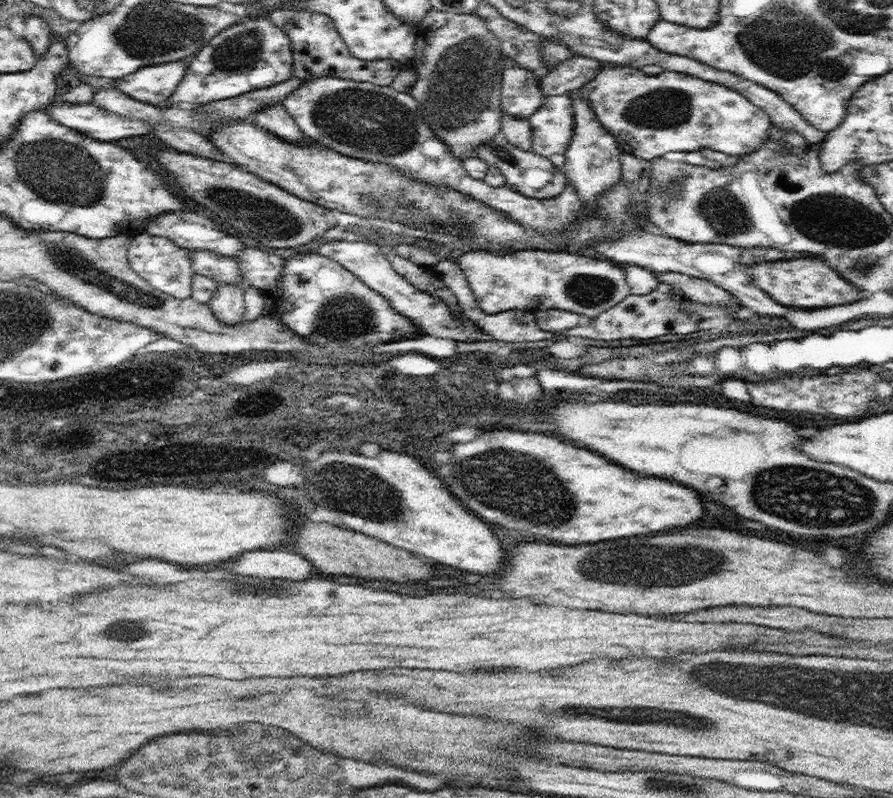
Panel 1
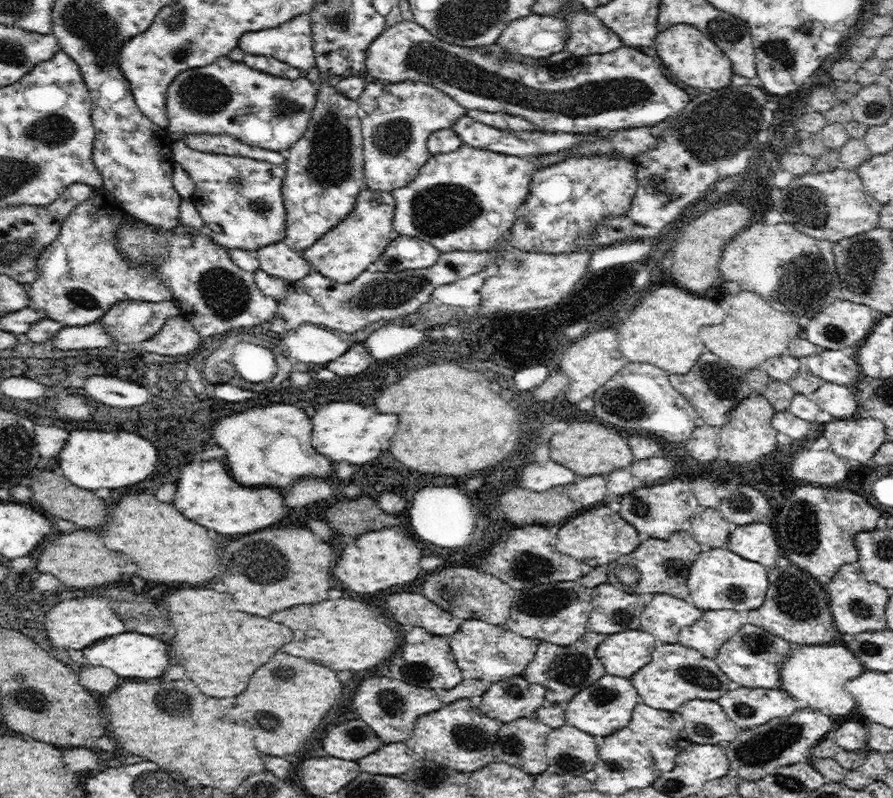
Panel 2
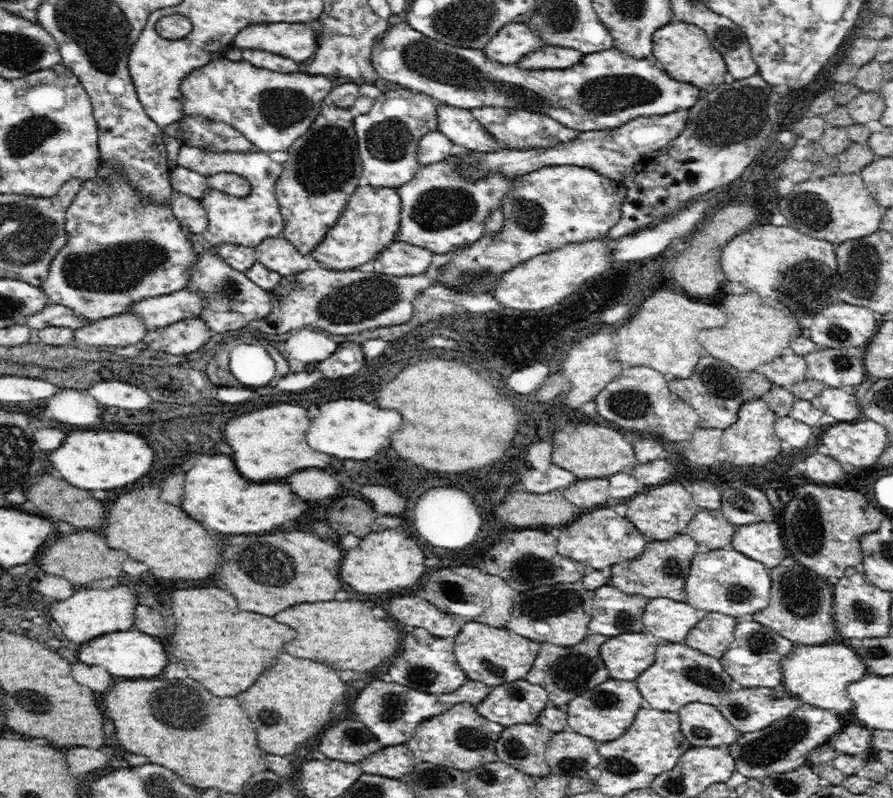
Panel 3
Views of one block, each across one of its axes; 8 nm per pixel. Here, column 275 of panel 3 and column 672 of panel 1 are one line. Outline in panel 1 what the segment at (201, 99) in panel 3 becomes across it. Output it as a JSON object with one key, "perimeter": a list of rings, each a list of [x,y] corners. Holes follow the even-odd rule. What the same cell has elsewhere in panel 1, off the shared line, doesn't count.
{"perimeter":[[[602,65],[594,79],[588,81],[580,90],[582,96],[590,100],[590,107],[600,124],[613,133],[622,152],[635,156],[643,163],[662,157],[666,152],[694,152],[701,148],[718,150],[732,156],[748,154],[768,139],[772,125],[766,113],[735,90],[666,69],[660,74],[648,75],[641,69],[626,65]]]}

